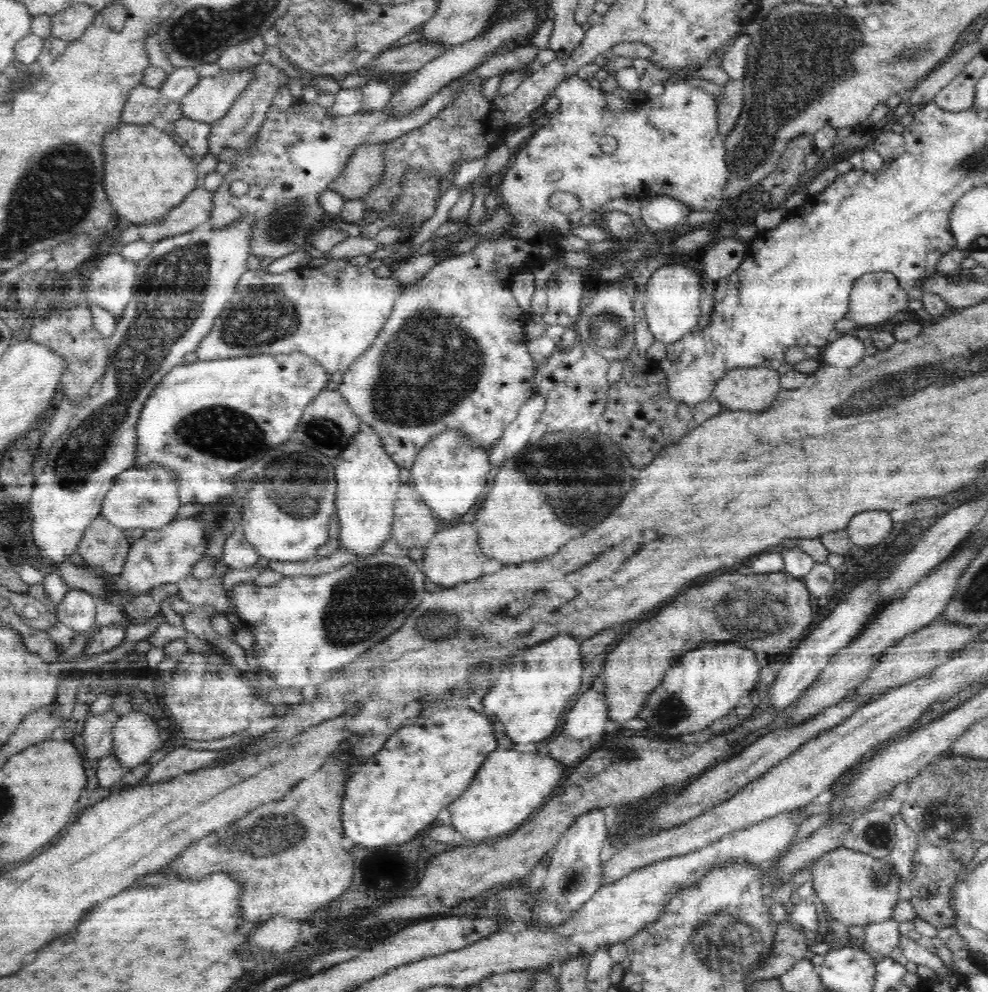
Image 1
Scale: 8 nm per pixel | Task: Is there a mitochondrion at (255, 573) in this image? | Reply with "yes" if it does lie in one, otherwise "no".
no

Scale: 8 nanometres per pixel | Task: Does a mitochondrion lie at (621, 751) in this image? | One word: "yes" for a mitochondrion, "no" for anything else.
yes

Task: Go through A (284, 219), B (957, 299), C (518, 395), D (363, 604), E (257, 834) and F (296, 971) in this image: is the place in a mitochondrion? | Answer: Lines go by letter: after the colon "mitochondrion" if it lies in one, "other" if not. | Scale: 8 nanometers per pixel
A: mitochondrion
B: other
C: other
D: mitochondrion
E: mitochondrion
F: other

